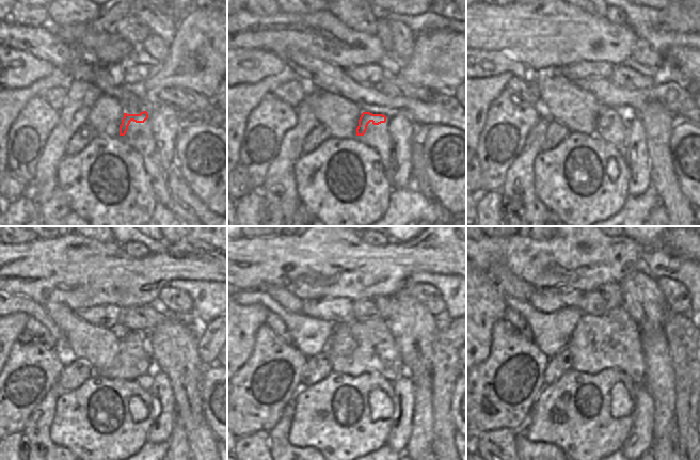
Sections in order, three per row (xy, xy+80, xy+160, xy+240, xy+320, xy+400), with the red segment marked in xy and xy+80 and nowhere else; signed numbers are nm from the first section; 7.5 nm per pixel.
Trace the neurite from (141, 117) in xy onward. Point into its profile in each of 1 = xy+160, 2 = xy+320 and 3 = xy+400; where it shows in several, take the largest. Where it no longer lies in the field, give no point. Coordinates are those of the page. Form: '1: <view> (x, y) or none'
1: xy+160 (617, 116)
2: xy+320 (376, 351)
3: xy+400 (611, 340)

